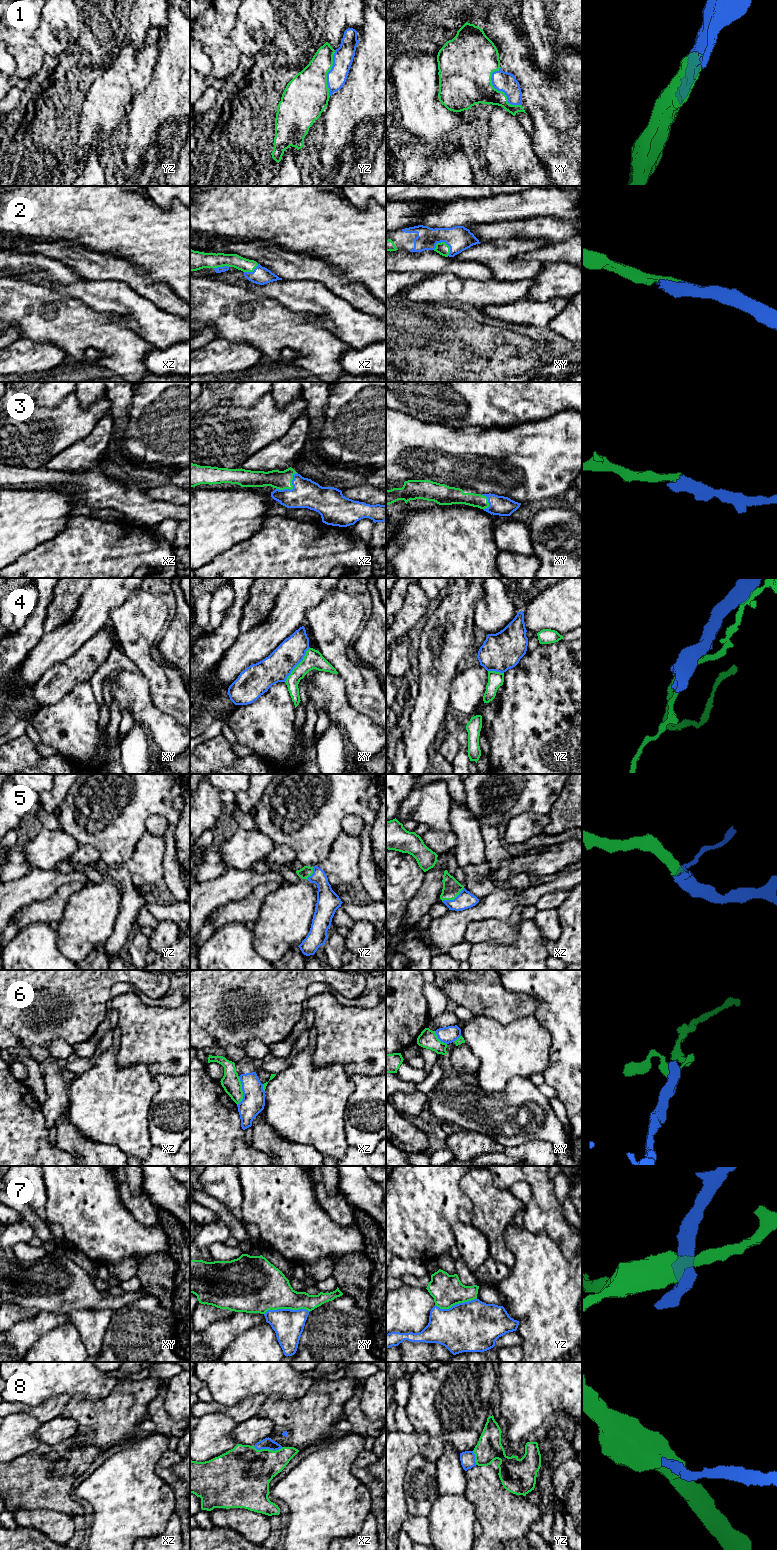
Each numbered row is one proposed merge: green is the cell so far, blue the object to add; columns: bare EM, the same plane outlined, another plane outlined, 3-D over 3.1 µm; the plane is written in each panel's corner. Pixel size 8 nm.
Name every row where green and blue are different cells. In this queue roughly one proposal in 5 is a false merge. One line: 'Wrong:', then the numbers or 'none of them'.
Wrong: 4, 6, 7

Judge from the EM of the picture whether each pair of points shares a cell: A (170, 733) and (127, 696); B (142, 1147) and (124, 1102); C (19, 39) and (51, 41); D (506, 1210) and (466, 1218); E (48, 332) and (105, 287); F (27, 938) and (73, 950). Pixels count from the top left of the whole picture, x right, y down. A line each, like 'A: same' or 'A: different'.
A: same
B: same
C: different
D: different
E: different
F: different

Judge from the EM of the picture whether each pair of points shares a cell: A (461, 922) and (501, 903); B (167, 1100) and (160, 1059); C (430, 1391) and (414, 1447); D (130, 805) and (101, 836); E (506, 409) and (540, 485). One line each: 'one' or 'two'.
A: one
B: two
C: two
D: one
E: two

